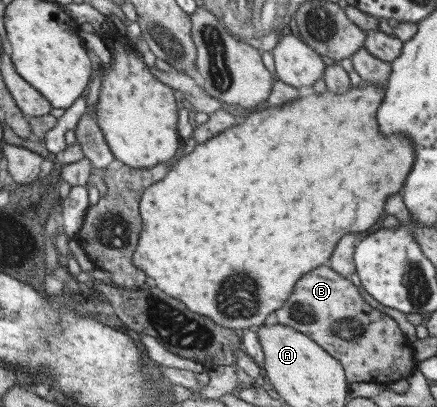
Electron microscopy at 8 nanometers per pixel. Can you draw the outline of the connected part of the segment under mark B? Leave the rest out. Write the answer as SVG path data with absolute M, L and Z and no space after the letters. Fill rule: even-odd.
M318 266L298 278L292 294L274 313L278 324L287 325L303 333L339 361L348 384L353 381L364 381L389 385L396 380L406 379L417 367L413 358L412 343L402 334L394 319L364 302L357 288L348 279L340 277L326 266Z

